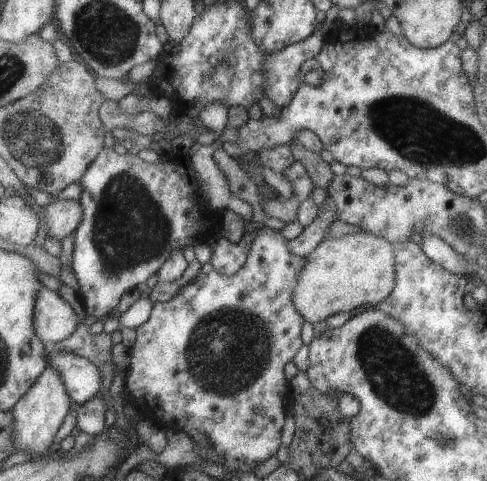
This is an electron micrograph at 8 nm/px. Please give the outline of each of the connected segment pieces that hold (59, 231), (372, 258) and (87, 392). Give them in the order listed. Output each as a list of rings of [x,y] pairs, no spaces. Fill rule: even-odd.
[[[57,199],[44,212],[49,229],[48,236],[60,240],[70,236],[83,219],[83,206],[78,199]]]
[[[370,231],[323,240],[305,258],[305,265],[297,275],[292,298],[305,320],[314,324],[336,313],[354,313],[375,307],[395,289],[396,259],[393,243]]]
[[[72,353],[49,354],[50,364],[54,363],[64,376],[72,400],[79,405],[90,399],[103,396],[107,391],[103,386],[103,375],[91,360],[77,357]]]

